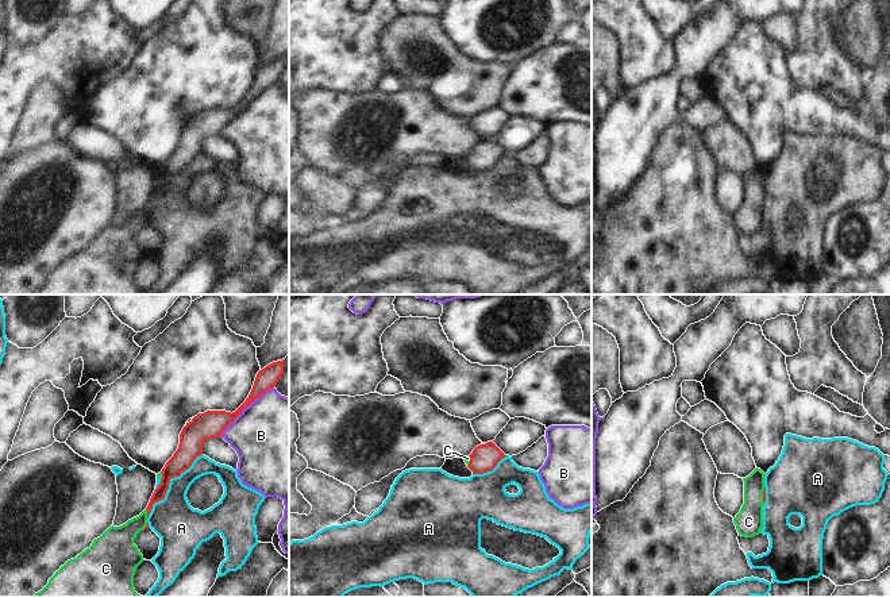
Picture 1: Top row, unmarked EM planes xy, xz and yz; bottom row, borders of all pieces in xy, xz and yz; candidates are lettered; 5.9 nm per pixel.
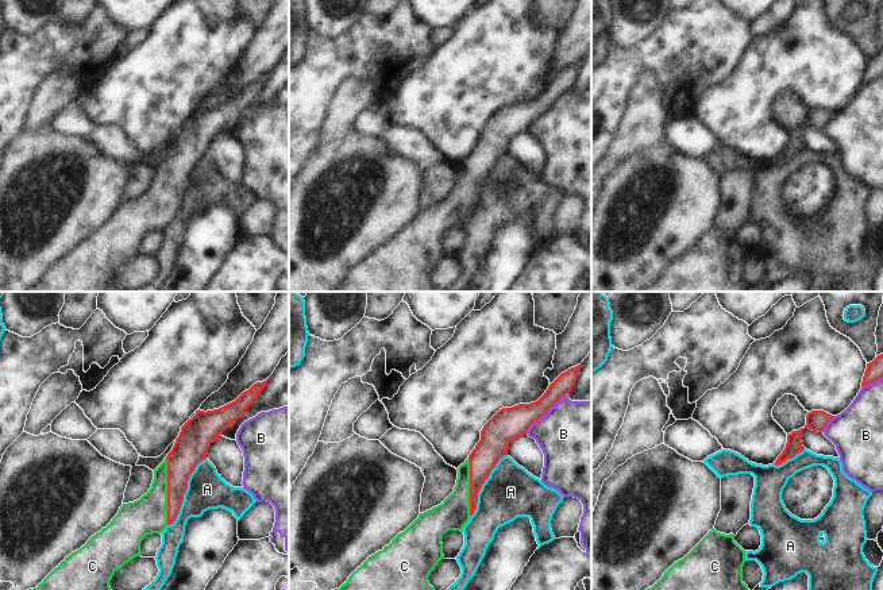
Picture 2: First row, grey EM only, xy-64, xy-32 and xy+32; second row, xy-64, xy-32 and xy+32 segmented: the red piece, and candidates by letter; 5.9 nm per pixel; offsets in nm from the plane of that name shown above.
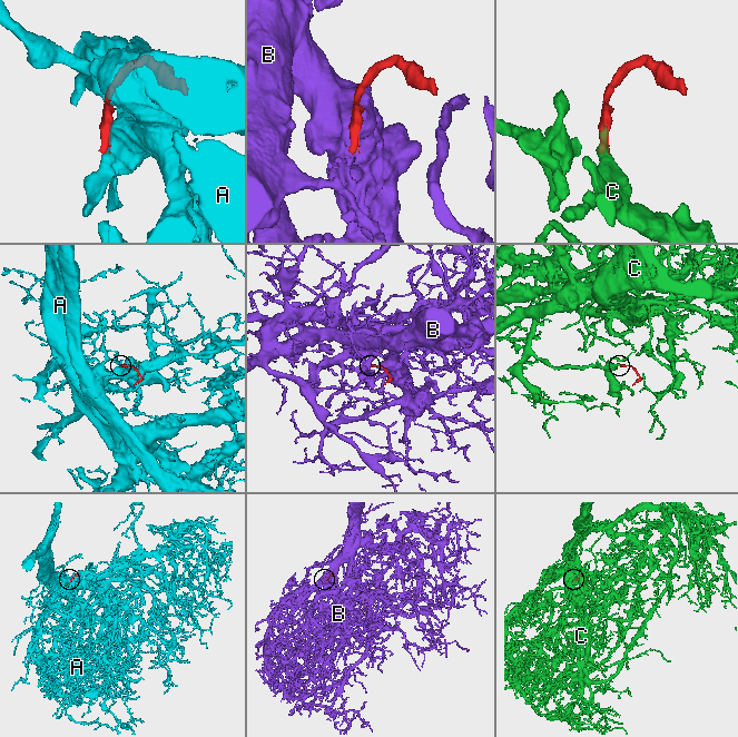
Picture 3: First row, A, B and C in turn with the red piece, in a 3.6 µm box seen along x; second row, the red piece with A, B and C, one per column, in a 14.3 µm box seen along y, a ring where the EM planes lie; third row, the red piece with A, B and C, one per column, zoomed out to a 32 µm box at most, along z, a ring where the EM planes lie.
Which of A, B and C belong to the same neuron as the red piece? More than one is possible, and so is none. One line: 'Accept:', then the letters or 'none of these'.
Accept: C.

